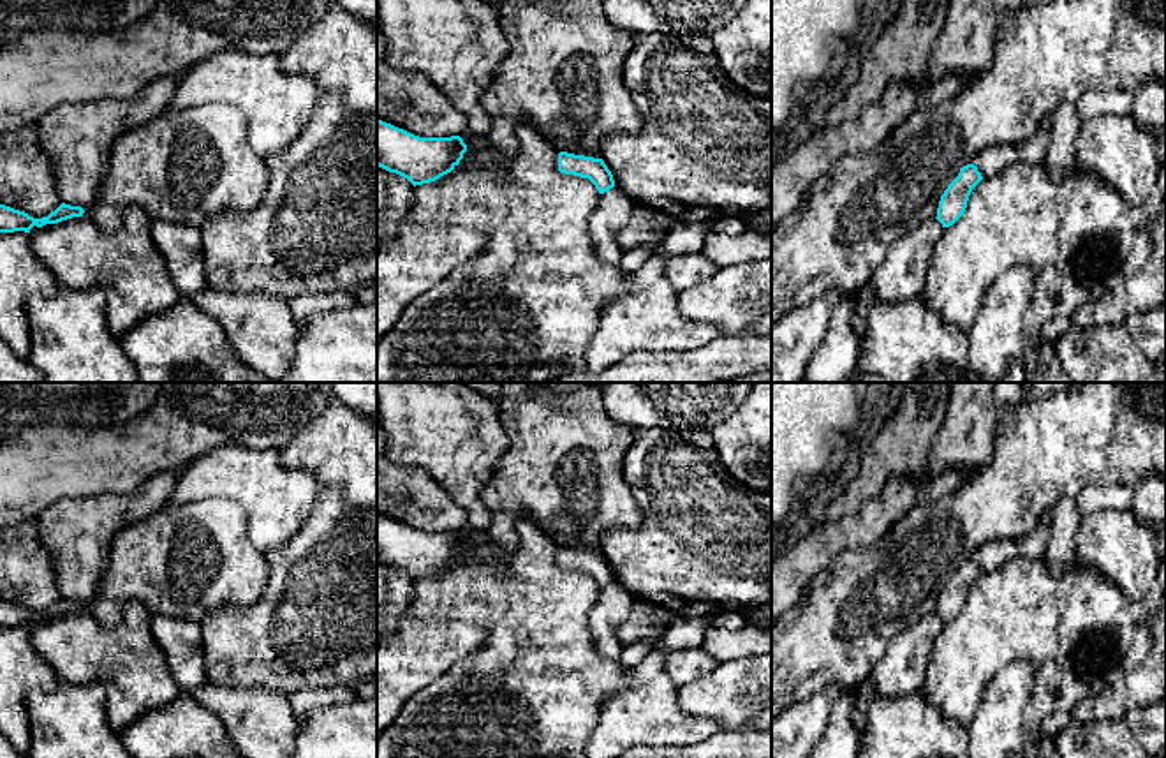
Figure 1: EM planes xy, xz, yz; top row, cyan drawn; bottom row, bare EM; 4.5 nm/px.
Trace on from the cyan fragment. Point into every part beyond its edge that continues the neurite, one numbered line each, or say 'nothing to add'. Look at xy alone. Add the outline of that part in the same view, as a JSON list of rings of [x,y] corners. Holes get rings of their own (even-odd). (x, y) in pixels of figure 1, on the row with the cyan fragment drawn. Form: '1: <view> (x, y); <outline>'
nothing to add

